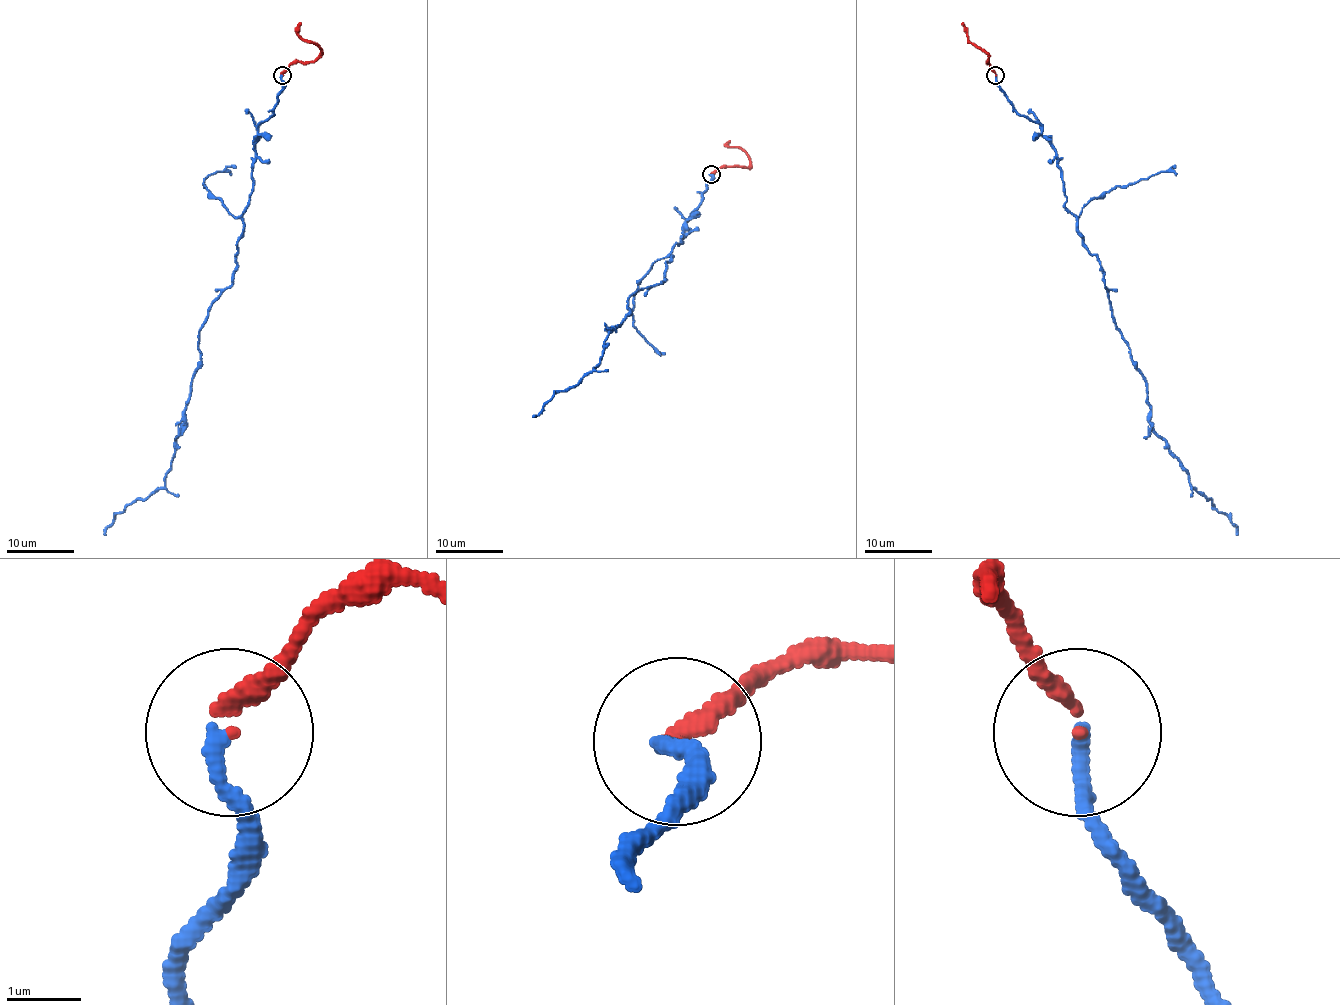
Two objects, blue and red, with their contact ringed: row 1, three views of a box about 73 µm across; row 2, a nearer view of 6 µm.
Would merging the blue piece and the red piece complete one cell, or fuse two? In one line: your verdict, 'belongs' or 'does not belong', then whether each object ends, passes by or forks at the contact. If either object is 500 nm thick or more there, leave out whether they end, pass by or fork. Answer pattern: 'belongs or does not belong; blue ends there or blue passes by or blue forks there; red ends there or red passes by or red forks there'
belongs; blue ends there; red ends there

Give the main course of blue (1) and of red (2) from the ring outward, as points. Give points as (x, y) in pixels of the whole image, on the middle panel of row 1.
1: (711, 175), (665, 280), (628, 298), (629, 312), (607, 336), (600, 361), (533, 417)
2: (711, 175), (723, 166), (750, 164), (750, 158), (739, 148), (728, 146), (729, 141)

